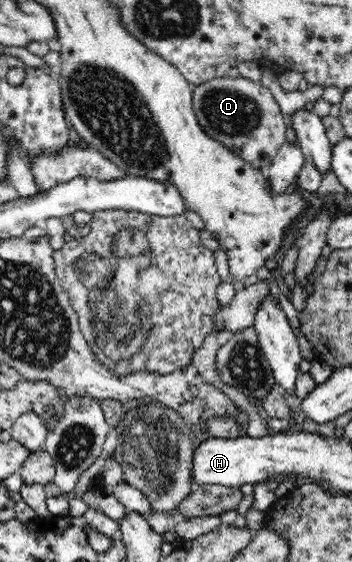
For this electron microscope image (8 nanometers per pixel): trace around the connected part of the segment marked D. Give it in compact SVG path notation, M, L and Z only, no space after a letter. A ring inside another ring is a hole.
M221 76L193 86L193 111L200 128L236 156L254 168L270 166L287 142L286 122L270 90L255 81L239 76Z

